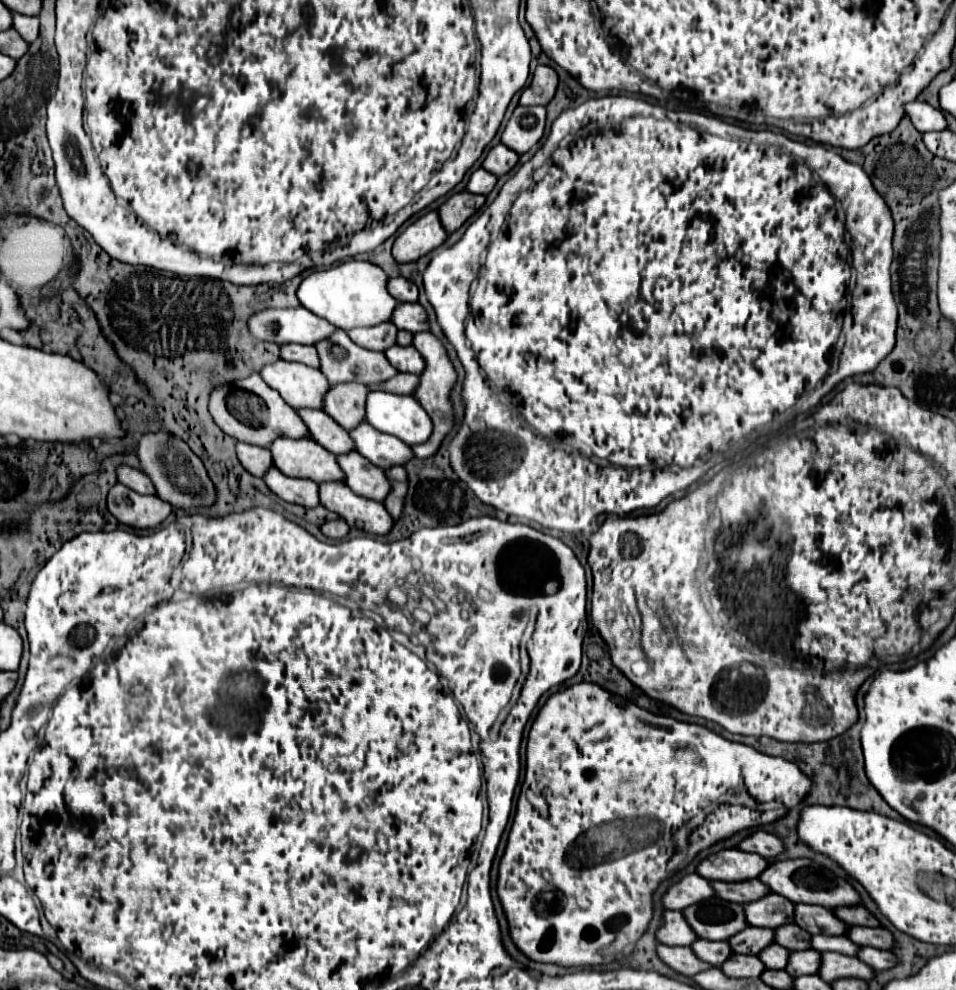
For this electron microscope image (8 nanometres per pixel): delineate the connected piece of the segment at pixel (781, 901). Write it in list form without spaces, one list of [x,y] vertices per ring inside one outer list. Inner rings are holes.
[[[768,894],[756,902],[744,904],[746,920],[752,926],[778,928],[794,922],[794,904],[778,894]]]

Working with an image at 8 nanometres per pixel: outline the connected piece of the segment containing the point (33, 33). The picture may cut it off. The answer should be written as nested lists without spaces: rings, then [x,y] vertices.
[[[14,14],[14,28],[18,30],[18,34],[20,34],[26,42],[34,42],[34,40],[38,38],[40,22],[38,22],[38,18],[30,18],[30,16],[22,16],[22,14]]]

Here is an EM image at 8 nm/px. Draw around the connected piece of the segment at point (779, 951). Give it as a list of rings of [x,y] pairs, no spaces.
[[[772,944],[766,950],[762,950],[758,956],[760,956],[760,960],[768,968],[772,968],[772,970],[784,970],[786,968],[786,962],[788,962],[788,956],[790,956],[790,950],[786,950],[784,946]]]

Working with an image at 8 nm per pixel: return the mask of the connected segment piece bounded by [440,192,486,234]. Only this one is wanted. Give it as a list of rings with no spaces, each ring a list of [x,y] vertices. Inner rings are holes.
[[[458,192],[450,196],[440,208],[440,220],[446,232],[448,234],[456,232],[476,210],[480,210],[484,202],[486,202],[484,196],[470,194],[470,192]]]

